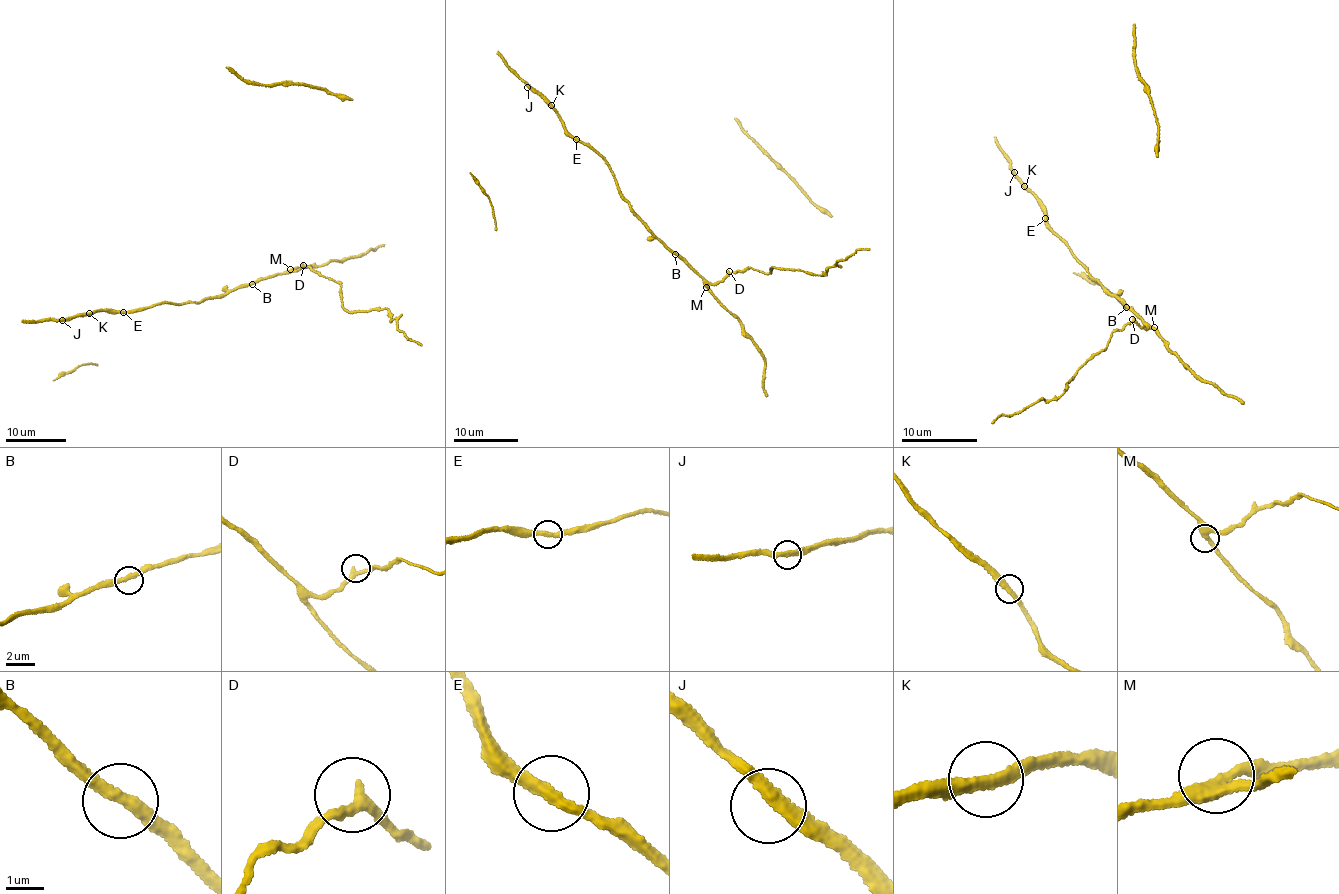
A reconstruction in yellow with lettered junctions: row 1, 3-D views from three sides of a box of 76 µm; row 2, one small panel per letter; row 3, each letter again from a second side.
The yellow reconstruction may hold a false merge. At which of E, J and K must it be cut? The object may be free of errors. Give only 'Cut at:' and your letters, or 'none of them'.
Cut at: E

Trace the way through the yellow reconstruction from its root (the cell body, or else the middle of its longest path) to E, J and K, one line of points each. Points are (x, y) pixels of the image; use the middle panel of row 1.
E: (709, 282), (657, 237), (620, 193), (608, 165), (589, 145), (575, 139)
J: (709, 282), (657, 237), (620, 193), (608, 165), (589, 145), (572, 139), (561, 119), (527, 87)
K: (709, 282), (698, 276), (641, 219), (620, 193), (608, 165), (589, 145), (572, 139), (551, 105)

